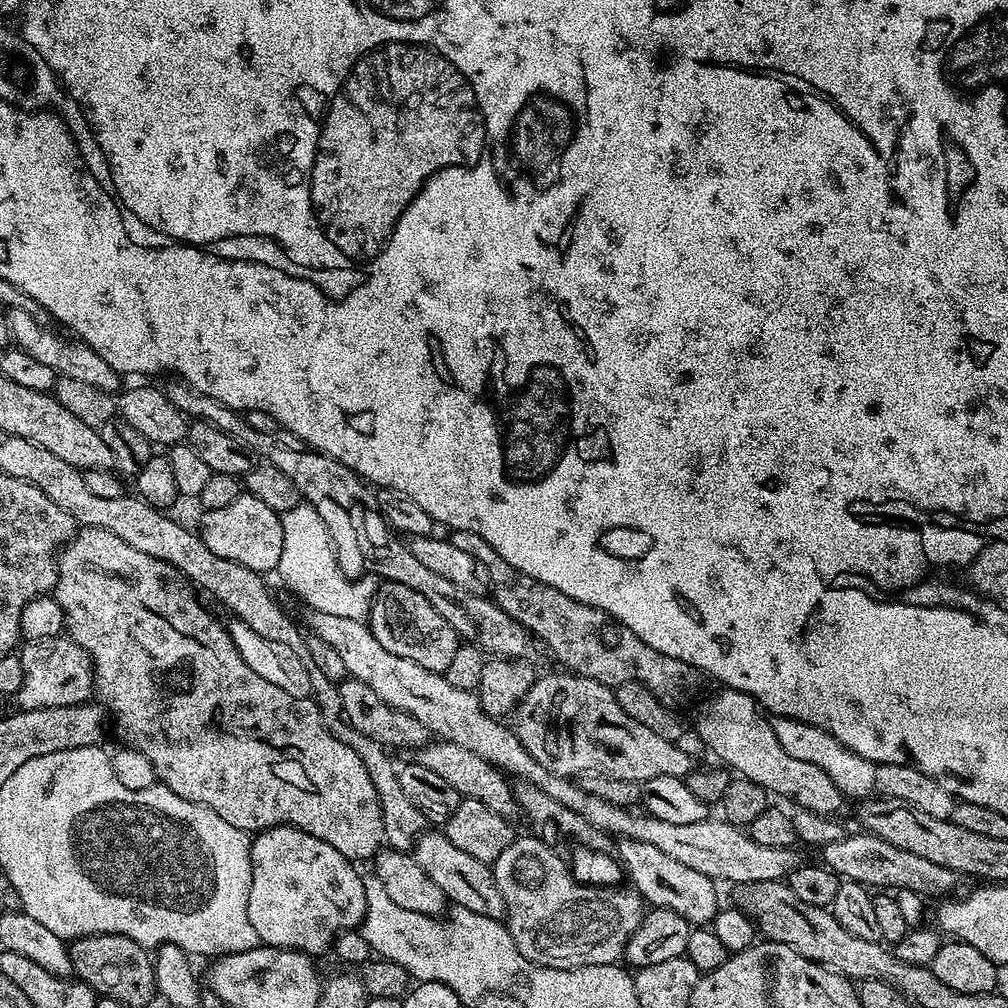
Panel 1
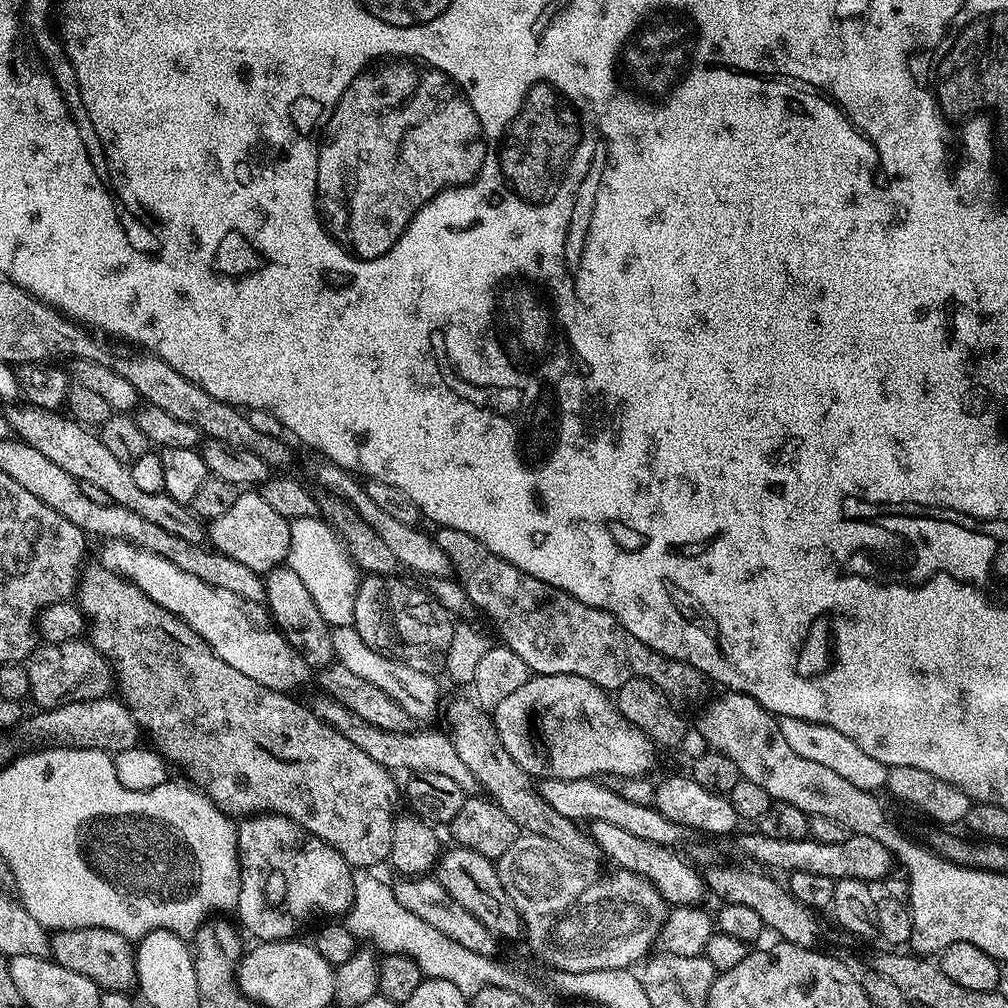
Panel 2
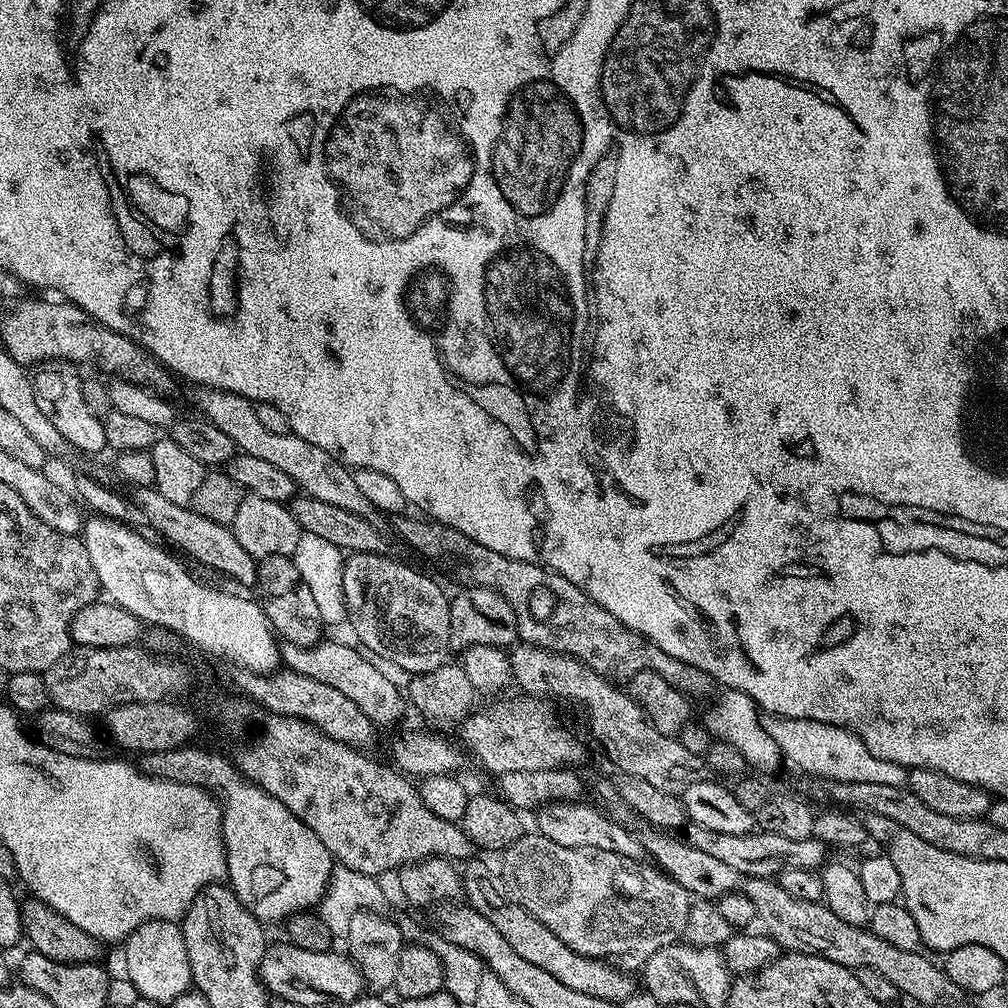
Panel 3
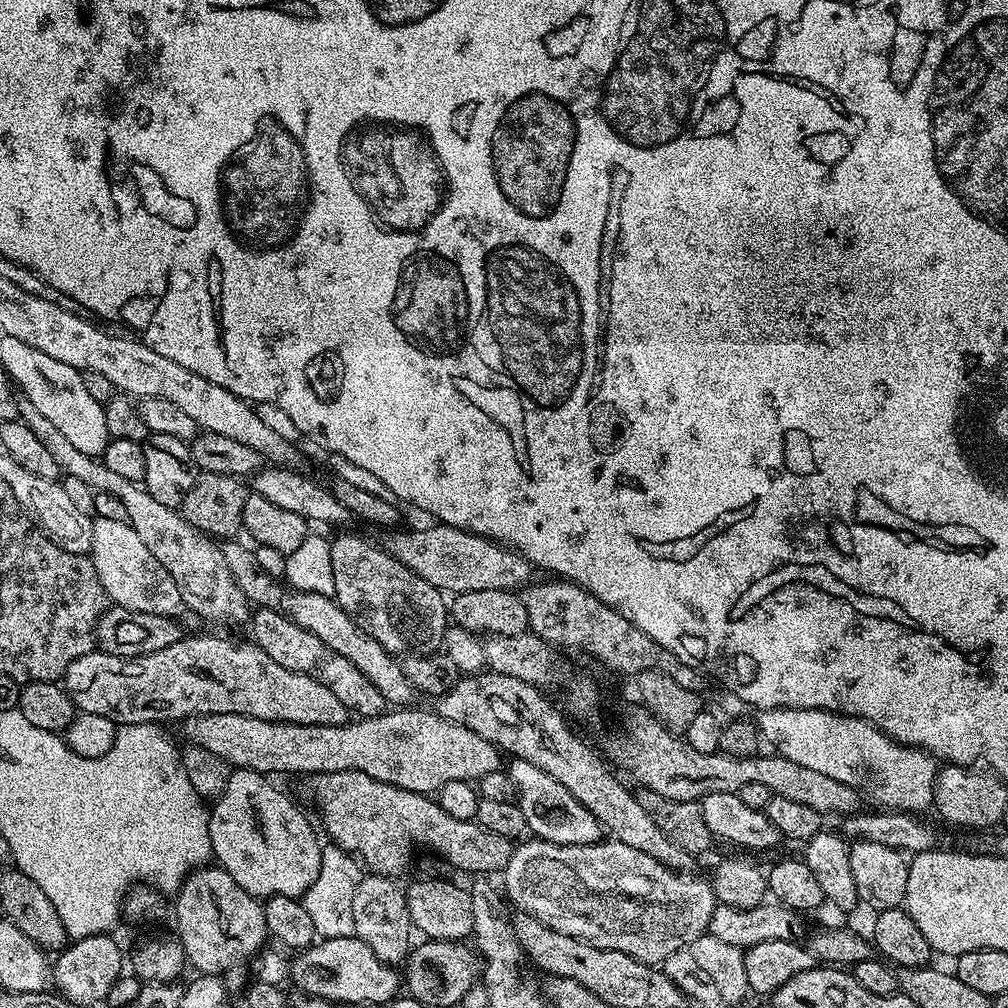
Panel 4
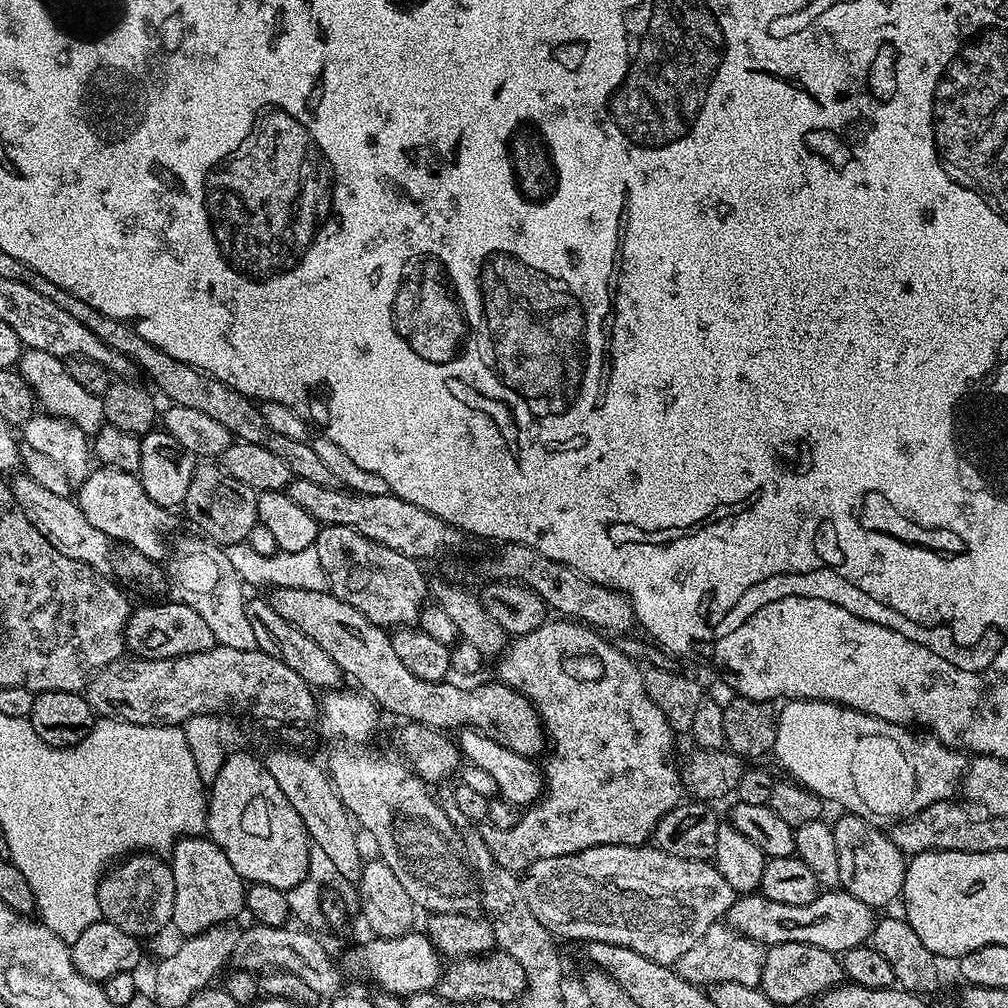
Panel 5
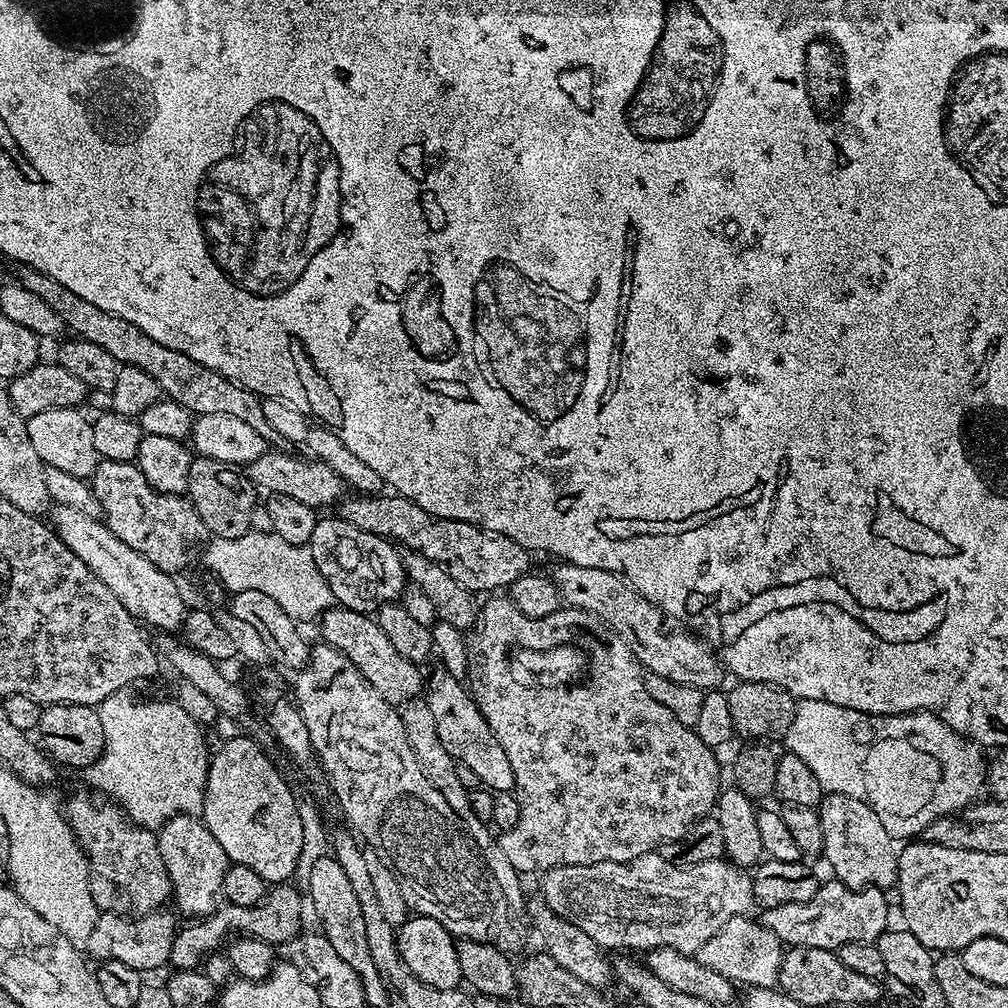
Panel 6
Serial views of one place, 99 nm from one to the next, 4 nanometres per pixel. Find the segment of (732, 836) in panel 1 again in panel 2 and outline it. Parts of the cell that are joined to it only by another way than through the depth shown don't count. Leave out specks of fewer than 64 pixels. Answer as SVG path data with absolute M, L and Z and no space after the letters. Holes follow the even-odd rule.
M355 627L332 628L332 638L333 654L338 663L346 666L346 670L351 670L357 678L371 682L373 686L378 686L378 690L390 694L390 698L394 698L394 702L398 702L398 706L402 706L402 710L406 710L406 714L412 717L413 721L428 722L435 712L437 715L437 677L433 673L414 670L414 666L406 666L390 656L375 652L373 648L366 646L366 642L362 642Z

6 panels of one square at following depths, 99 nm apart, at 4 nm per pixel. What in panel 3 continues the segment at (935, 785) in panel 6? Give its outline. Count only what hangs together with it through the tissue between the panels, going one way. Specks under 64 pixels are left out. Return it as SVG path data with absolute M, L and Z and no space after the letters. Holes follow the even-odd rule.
M769 715L764 729L780 750L780 755L796 768L809 772L809 777L838 782L883 782L886 786L905 787L906 769L901 764L874 758L859 736L826 722L814 722L802 718L786 718Z

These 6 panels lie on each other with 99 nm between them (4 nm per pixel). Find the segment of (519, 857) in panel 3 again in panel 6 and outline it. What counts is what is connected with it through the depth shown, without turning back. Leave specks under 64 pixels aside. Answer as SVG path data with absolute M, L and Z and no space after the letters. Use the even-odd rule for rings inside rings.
M654 851L642 854L625 864L603 860L602 862L594 862L586 866L558 866L549 870L549 872L543 873L541 880L544 880L540 884L541 890L544 891L542 899L548 908L554 910L554 914L566 918L566 922L574 922L574 926L578 926L578 930L586 930L586 934L590 934L590 938L594 938L594 942L601 944L605 950L613 950L612 948L620 948L616 950L632 950L628 948L637 948L641 954L647 954L654 948L673 948L679 952L695 954L706 942L710 942L710 938L714 938L714 934L718 934L718 930L722 930L722 926L730 917L751 913L753 911L751 908L754 908L751 875L745 869L730 863L727 858L681 866L666 862L666 858L662 858L659 851Z

